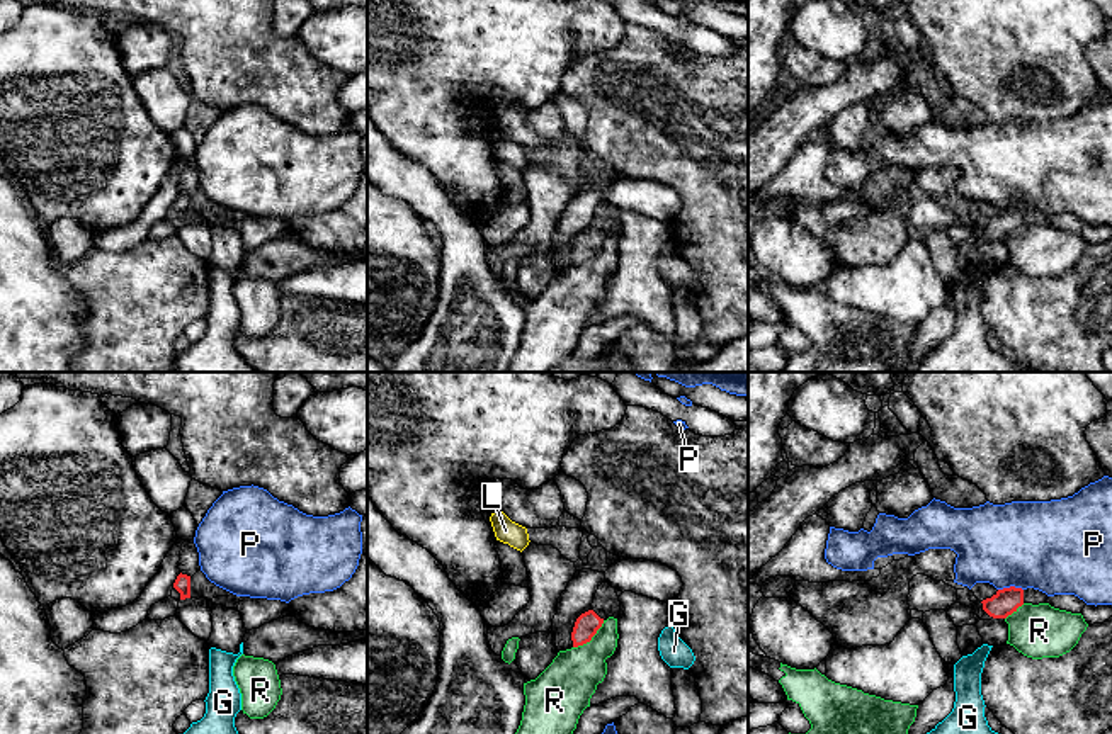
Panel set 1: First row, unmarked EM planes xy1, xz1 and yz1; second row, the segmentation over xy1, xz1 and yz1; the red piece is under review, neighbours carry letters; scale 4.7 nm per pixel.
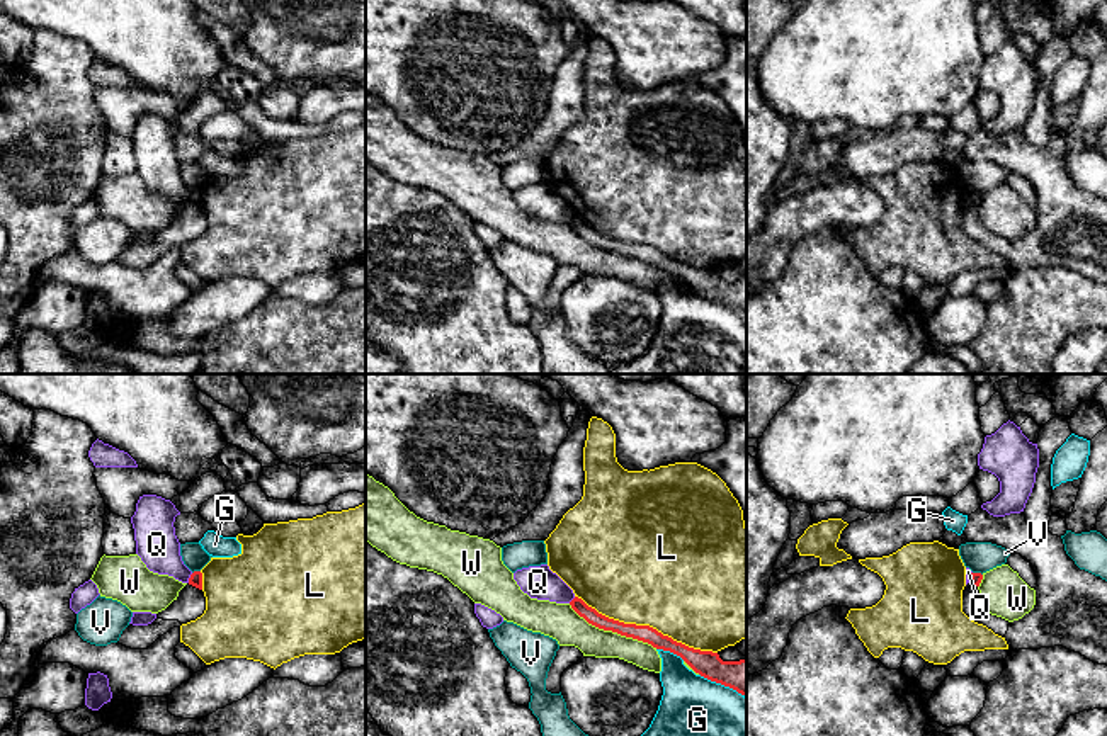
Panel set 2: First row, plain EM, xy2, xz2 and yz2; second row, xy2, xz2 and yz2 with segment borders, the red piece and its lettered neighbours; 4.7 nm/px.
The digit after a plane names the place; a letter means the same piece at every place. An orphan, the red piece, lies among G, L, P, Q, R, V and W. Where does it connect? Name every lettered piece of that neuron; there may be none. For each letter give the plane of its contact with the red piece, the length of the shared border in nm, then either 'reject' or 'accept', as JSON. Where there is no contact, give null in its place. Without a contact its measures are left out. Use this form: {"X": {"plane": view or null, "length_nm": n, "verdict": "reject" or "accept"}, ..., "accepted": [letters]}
{"G": {"plane": "xz2", "length_nm": 150, "verdict": "reject"}, "L": {"plane": "xz2", "length_nm": 750, "verdict": "reject"}, "P": {"plane": "yz1", "length_nm": 120, "verdict": "reject"}, "Q": {"plane": "xy2", "length_nm": 50, "verdict": "reject"}, "R": {"plane": "xz1", "length_nm": 200, "verdict": "reject"}, "V": {"plane": "xy2", "length_nm": 40, "verdict": "reject"}, "W": {"plane": "xz2", "length_nm": 480, "verdict": "reject"}, "accepted": []}

